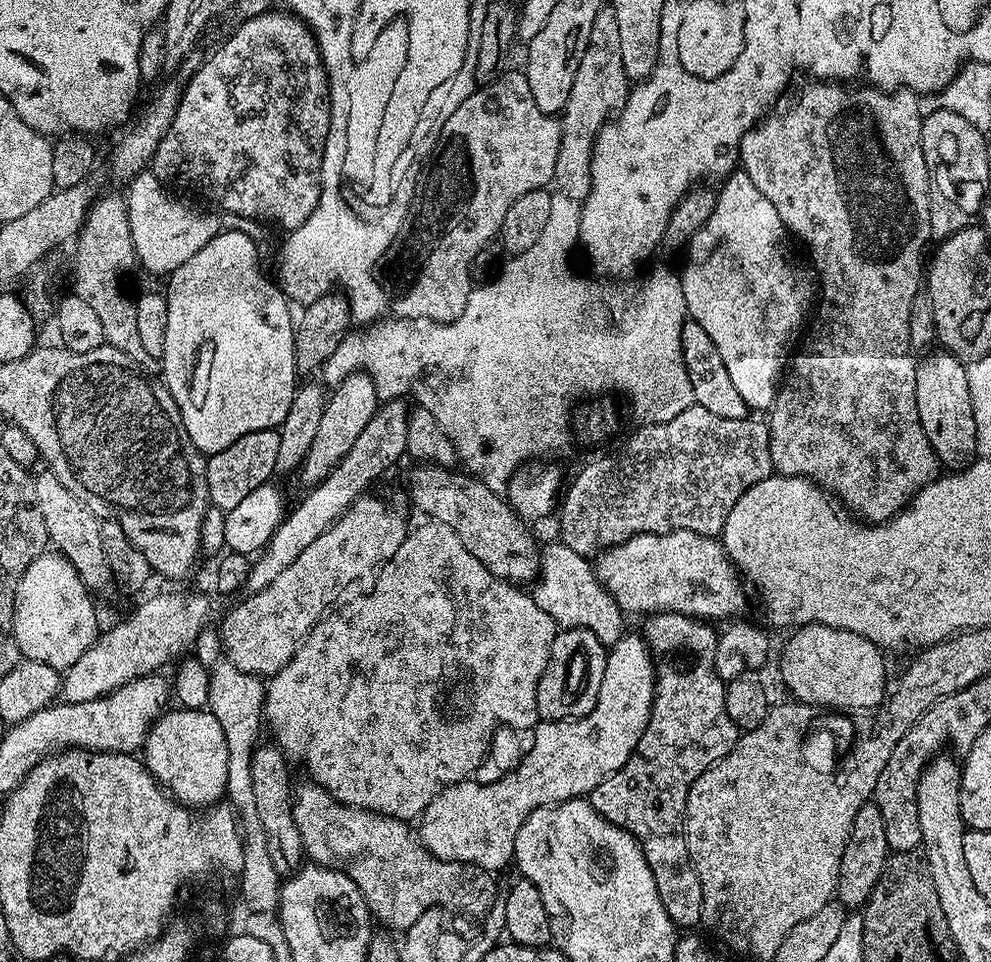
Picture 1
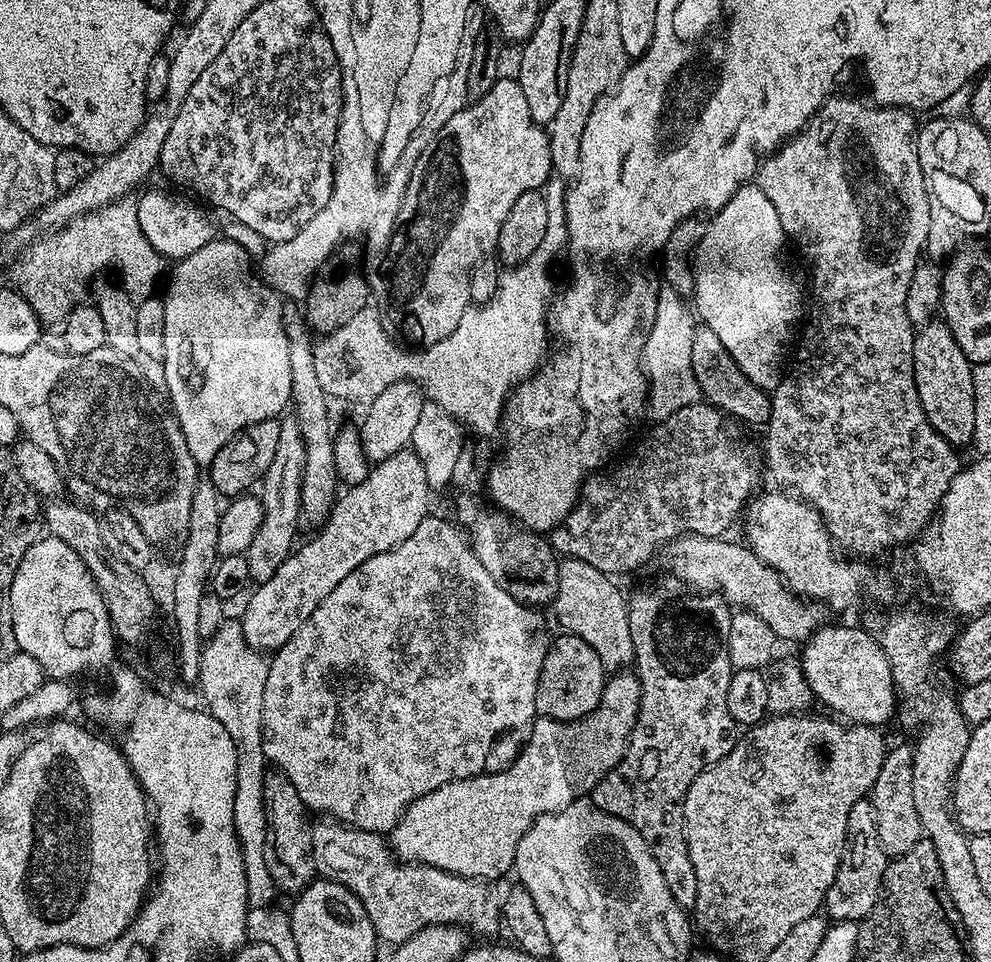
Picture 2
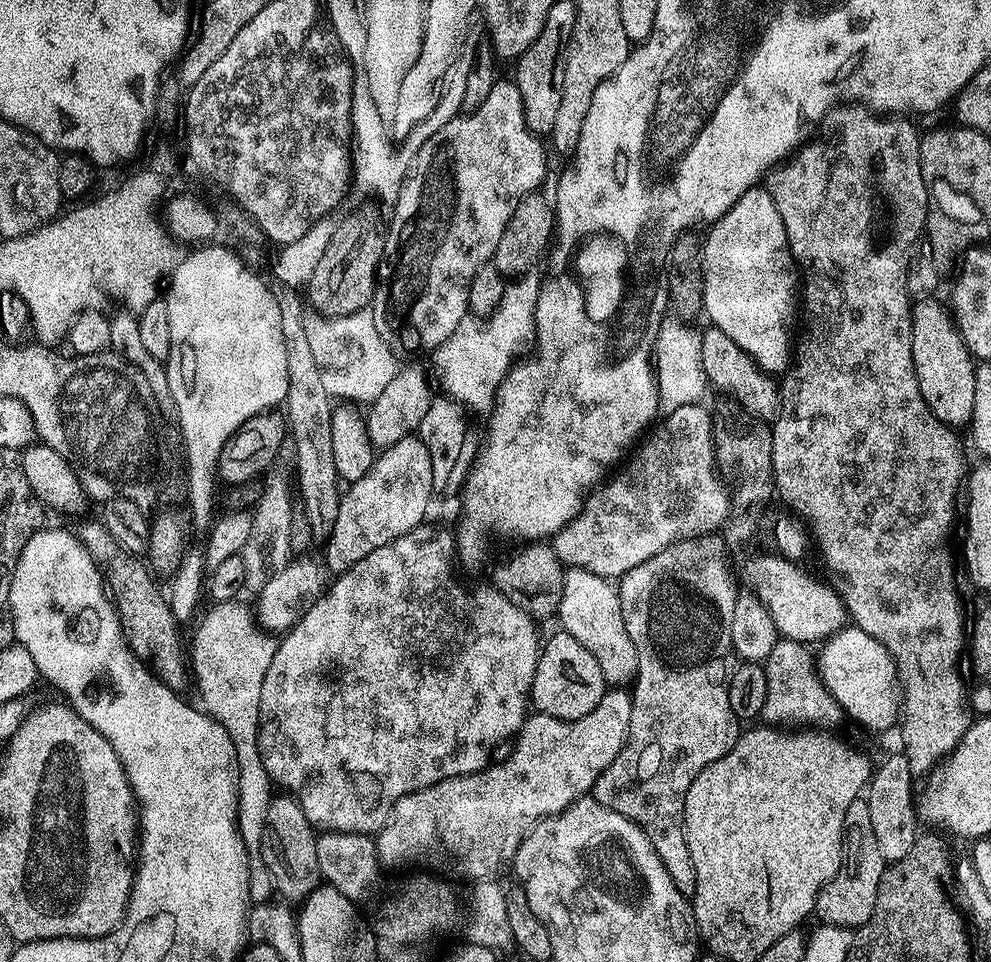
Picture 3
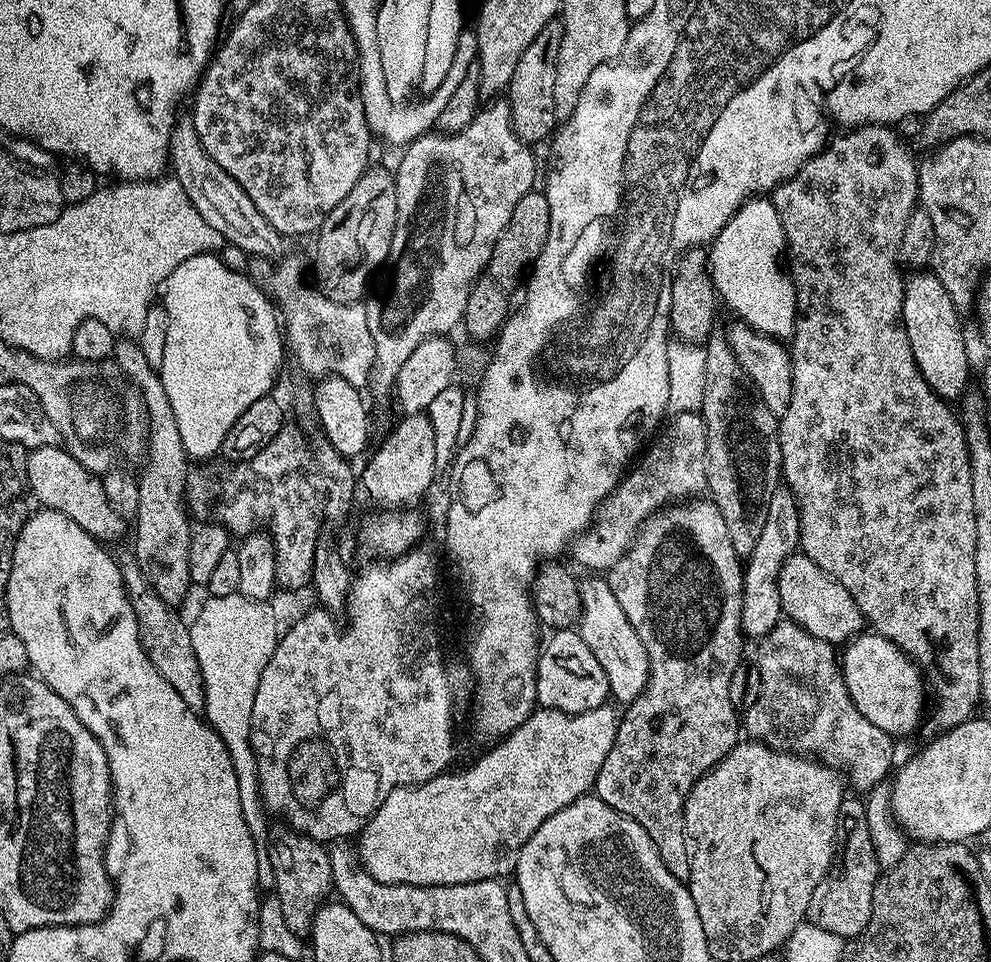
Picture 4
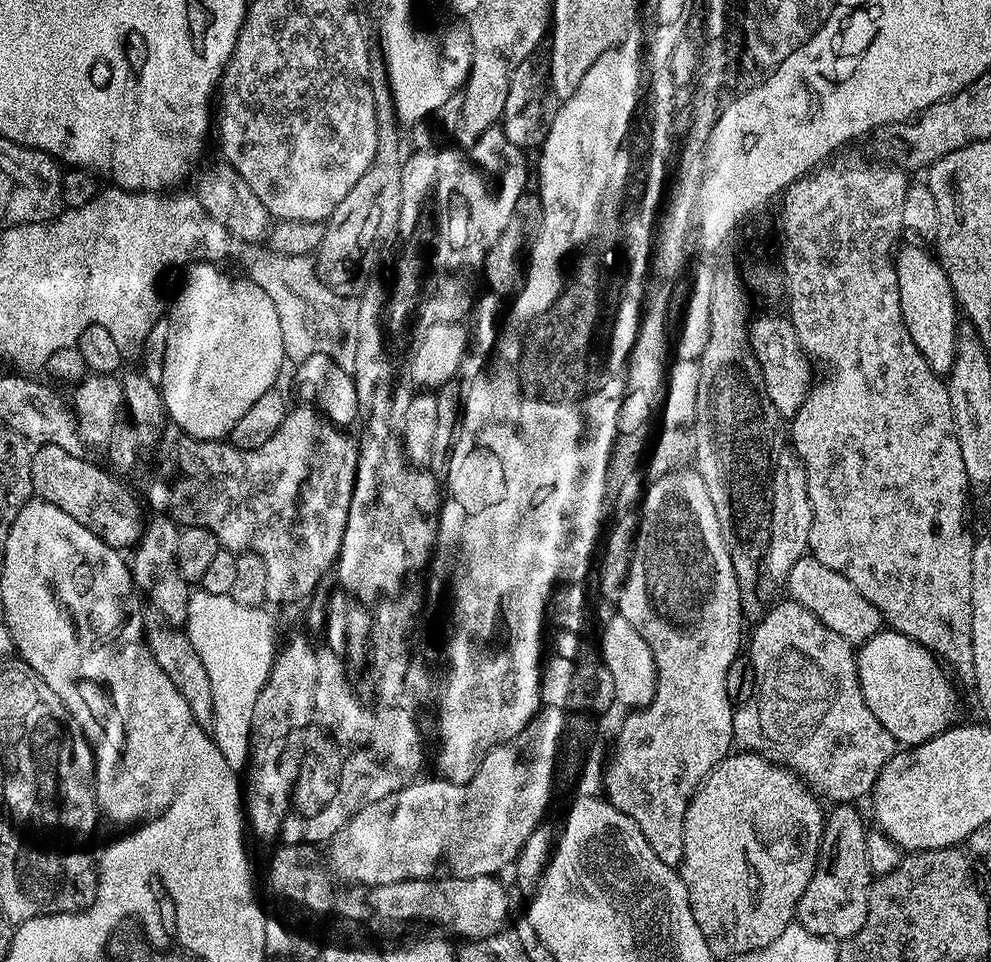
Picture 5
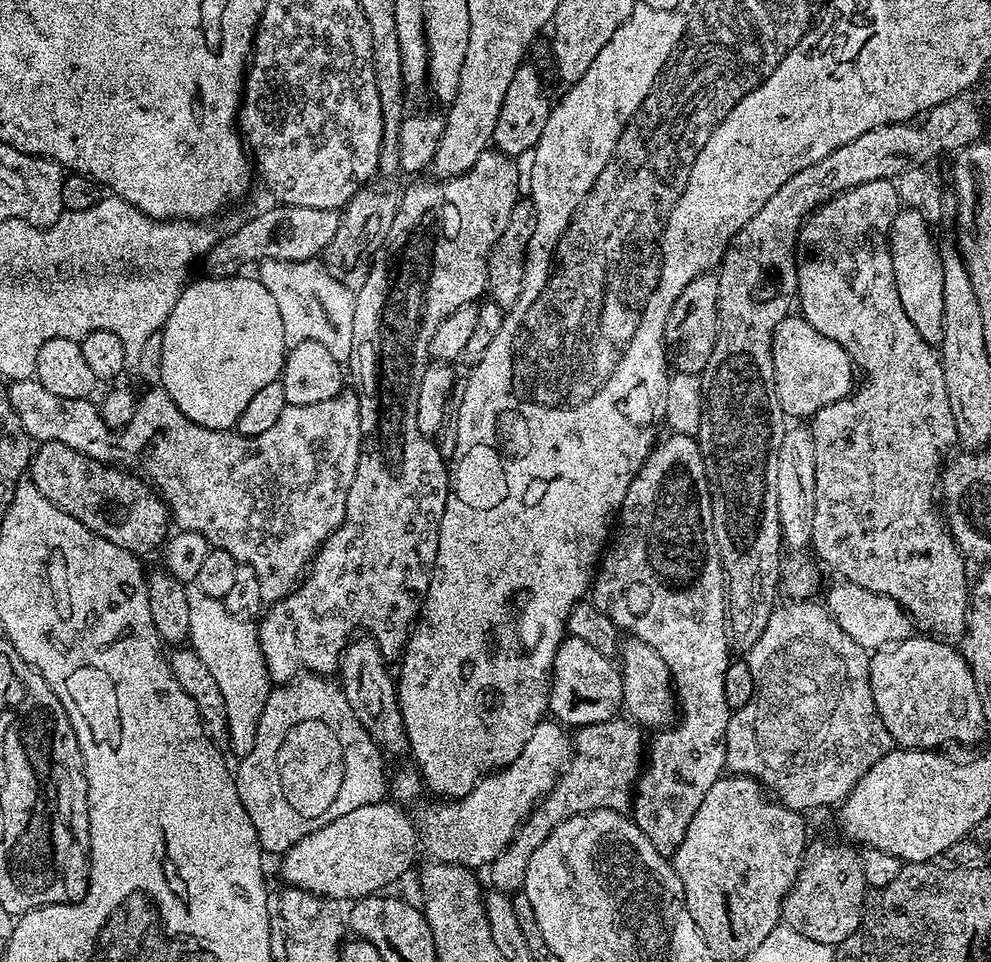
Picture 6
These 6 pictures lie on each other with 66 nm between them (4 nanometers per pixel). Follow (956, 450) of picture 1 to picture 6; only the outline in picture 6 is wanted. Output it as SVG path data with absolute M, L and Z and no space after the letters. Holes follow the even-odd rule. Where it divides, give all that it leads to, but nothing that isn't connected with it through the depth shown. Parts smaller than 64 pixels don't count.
M901 207L900 212L894 218L888 235L888 249L894 266L894 286L898 286L898 299L902 301L902 310L906 310L906 318L914 322L914 330L922 334L922 338L928 344L939 345L942 338L942 258L939 247L932 245L932 232L930 221L918 210Z

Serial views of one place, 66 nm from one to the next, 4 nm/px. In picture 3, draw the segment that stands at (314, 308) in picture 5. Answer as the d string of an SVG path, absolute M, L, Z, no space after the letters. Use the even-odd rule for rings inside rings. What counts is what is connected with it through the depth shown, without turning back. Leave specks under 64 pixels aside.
M371 307L345 316L308 314L305 315L304 324L314 362L321 372L328 395L332 398L338 396L342 402L371 405L386 389L386 384L394 378L398 369L393 349L380 337L374 326Z

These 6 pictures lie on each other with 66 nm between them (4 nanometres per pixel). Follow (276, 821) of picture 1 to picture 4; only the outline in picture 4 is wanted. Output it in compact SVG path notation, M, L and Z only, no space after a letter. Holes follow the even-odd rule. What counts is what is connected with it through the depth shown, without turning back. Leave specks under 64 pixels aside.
M283 822L273 823L269 827L266 847L266 859L270 866L274 866L274 894L282 904L286 924L297 936L307 937L311 933L316 911L329 899L333 891L329 849L321 841L303 836Z

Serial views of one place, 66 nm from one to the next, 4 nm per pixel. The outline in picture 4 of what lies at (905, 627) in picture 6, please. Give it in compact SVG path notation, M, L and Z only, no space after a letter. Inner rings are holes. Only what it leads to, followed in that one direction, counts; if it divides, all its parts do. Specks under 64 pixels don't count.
M797 554L784 563L778 578L778 594L783 615L799 628L806 629L814 638L822 638L828 644L847 645L849 640L856 639L865 631L864 612L858 610L858 604L854 602L854 598L850 598L850 590L846 590L846 586L842 586L833 576L823 572L809 556Z

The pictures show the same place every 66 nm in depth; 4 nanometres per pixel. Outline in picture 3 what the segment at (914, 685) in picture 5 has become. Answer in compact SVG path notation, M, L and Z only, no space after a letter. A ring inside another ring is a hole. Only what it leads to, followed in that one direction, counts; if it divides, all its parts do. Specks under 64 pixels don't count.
M845 626L837 636L832 636L819 649L818 671L828 693L835 698L841 713L857 720L864 728L872 732L884 732L897 723L902 712L902 693L900 676L896 673L896 664L892 656L870 634L855 626Z

